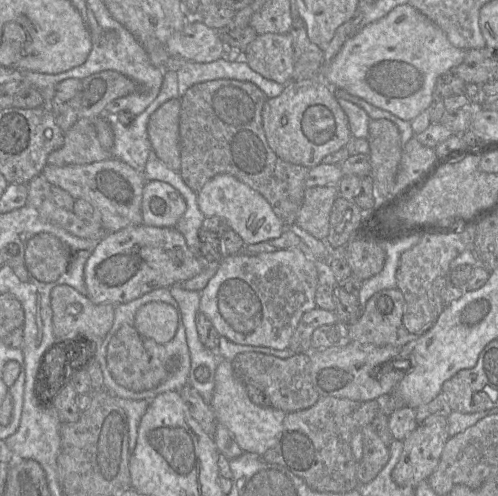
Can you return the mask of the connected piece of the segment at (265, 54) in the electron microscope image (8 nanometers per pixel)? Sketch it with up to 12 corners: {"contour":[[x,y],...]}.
{"contour":[[289,32],[258,35],[250,68],[282,85],[293,81]]}

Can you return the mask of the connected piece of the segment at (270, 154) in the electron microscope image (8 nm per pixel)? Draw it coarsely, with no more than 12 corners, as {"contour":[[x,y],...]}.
{"contour":[[218,79],[181,97],[180,175],[228,174],[296,223],[309,169],[279,158],[265,93]]}

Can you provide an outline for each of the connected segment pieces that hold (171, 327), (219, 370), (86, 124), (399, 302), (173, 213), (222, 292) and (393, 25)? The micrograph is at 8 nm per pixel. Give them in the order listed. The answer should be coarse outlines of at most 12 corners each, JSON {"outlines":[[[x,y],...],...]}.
{"outlines":[[[167,303],[137,310],[134,326],[142,338],[167,344],[178,314]],[[219,361],[208,405],[244,453],[262,456],[286,412],[254,404]],[[78,118],[47,158],[57,167],[111,158],[95,120]],[[381,290],[349,327],[353,343],[402,348],[405,298]],[[146,181],[143,224],[176,227],[182,195],[162,181]],[[298,248],[221,259],[200,312],[235,344],[284,350],[317,307]],[[407,3],[321,79],[411,122],[466,51]]]}

